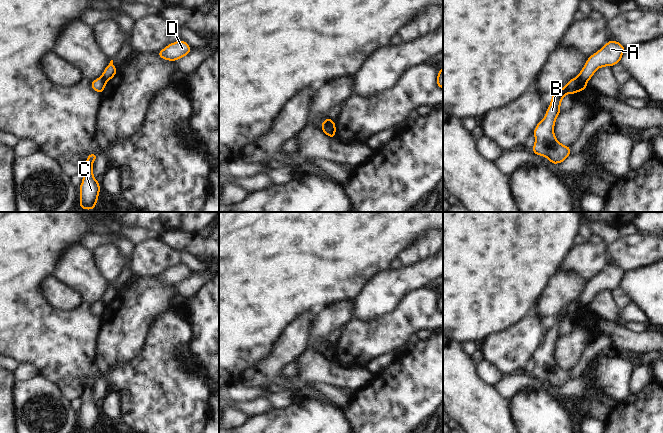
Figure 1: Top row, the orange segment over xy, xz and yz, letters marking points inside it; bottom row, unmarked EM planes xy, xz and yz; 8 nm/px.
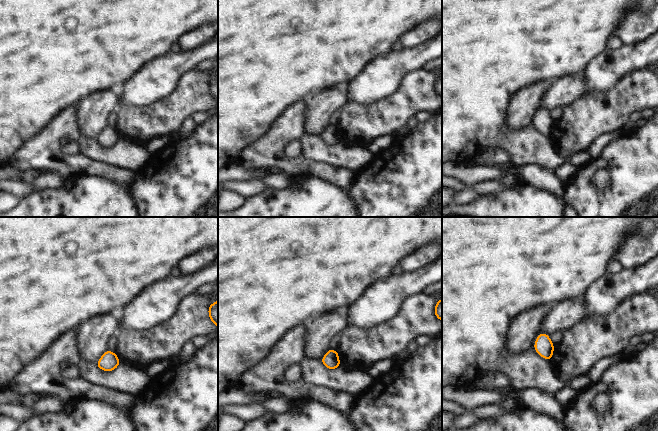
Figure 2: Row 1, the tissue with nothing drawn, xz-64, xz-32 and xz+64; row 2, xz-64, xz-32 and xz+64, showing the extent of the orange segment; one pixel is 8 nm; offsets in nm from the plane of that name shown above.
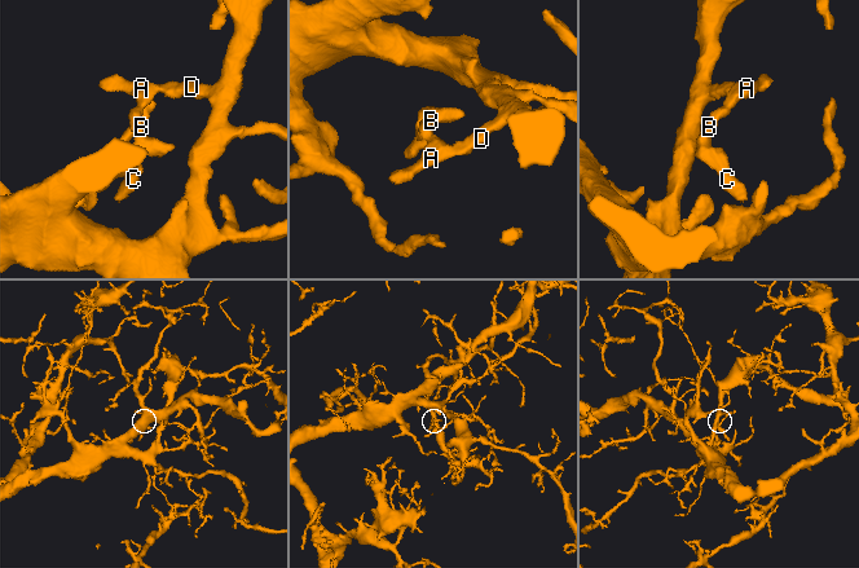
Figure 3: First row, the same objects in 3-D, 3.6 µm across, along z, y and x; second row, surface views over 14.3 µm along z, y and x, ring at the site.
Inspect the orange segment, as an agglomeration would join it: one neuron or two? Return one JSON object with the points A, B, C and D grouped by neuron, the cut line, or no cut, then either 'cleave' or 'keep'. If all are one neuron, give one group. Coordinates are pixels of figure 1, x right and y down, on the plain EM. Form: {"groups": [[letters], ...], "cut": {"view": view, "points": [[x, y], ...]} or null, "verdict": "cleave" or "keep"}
{"groups": [["A", "D"], ["B", "C"]], "cut": {"view": "xz", "points": [[331, 344], [322, 354]]}, "verdict": "cleave"}

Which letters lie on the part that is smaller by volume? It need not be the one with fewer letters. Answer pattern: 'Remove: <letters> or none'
Remove: B, C

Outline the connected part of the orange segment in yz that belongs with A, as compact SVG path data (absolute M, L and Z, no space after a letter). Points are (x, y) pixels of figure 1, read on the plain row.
M613 263L608 265L600 274L588 281L577 302L588 306L598 292L612 291L619 287L624 275L625 271L621 267Z

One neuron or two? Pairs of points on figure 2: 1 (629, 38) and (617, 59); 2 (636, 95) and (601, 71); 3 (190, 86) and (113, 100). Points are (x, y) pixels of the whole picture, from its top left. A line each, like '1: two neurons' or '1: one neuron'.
1: two neurons
2: two neurons
3: two neurons

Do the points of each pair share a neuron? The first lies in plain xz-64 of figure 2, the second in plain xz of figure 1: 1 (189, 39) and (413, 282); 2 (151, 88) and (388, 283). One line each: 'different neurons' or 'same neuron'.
1: different neurons
2: same neuron

